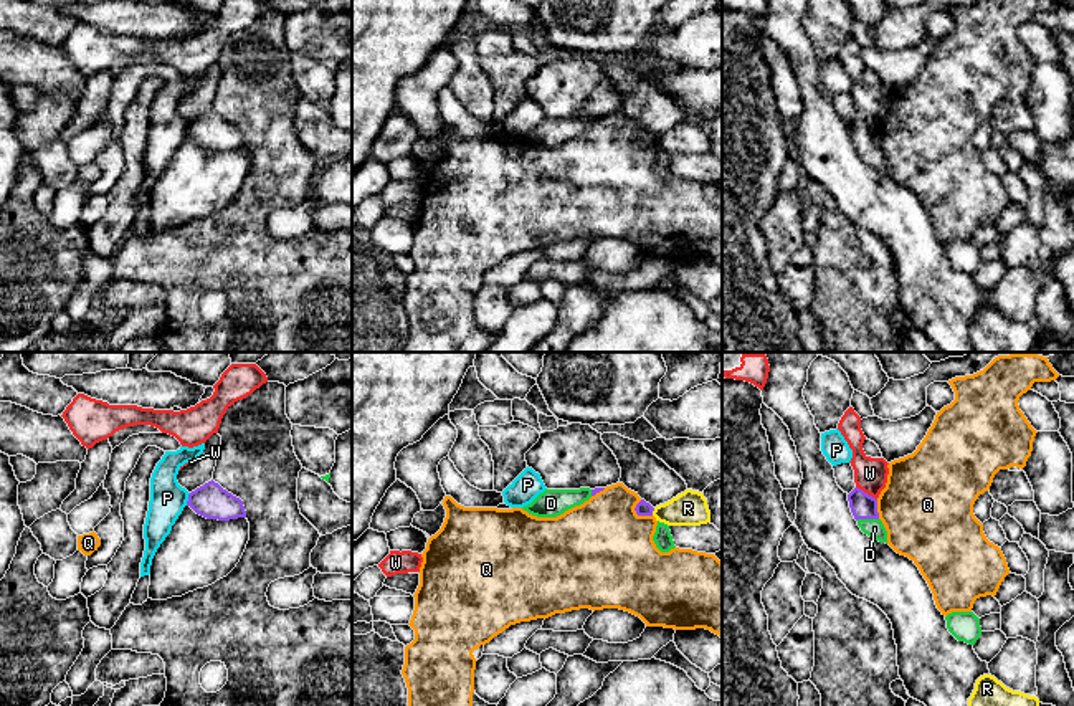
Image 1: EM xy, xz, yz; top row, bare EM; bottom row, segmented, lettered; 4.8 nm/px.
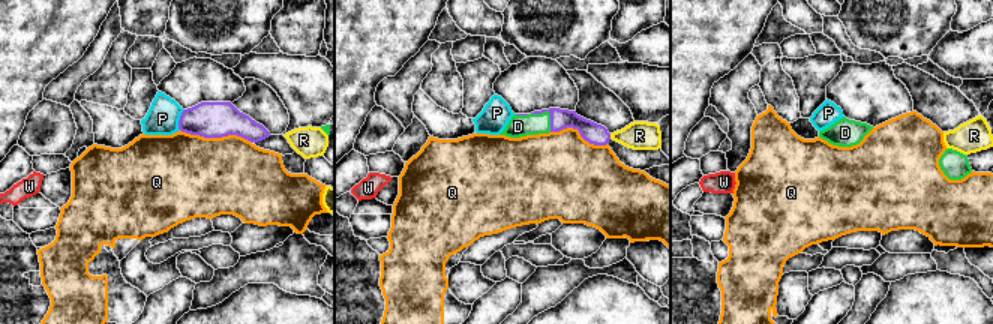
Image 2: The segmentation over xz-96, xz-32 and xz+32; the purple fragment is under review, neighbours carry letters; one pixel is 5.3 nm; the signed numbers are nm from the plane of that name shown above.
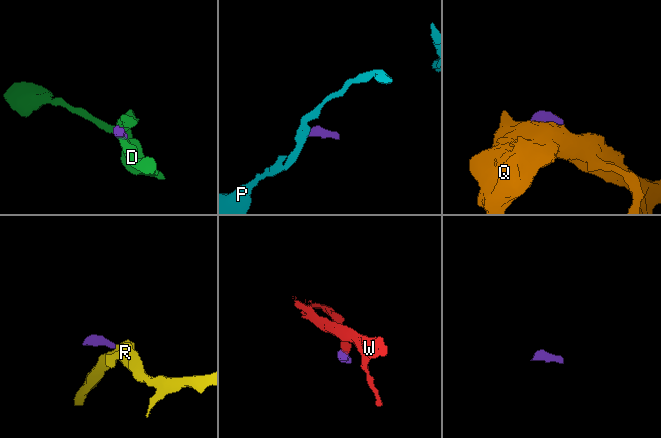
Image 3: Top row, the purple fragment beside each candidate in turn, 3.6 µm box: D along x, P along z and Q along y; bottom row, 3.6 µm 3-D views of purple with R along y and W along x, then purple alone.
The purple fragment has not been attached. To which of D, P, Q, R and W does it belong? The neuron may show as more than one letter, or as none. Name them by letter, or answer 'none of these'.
D

